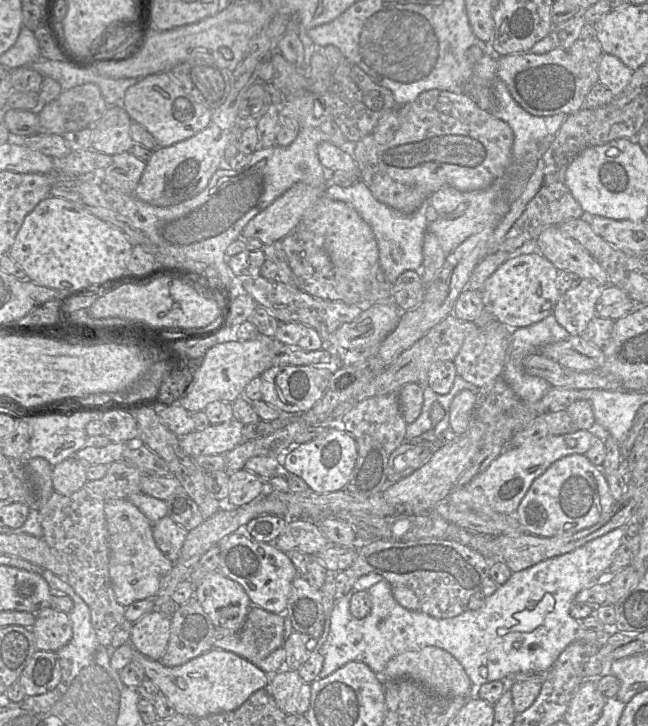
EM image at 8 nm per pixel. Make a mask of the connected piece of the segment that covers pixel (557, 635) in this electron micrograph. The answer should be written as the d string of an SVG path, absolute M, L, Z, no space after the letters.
M619 527L619 528L613 529L612 531L598 538L595 538L587 542L586 544L575 549L574 551L571 551L571 552L568 552L563 555L556 556L550 559L543 560L527 569L524 569L518 572L513 572L510 579L506 583L500 585L500 587L492 595L486 598L485 604L480 609L470 610L468 608L465 612L453 618L437 619L435 617L432 617L422 612L421 610L417 610L417 611L407 610L395 600L392 594L392 586L386 580L381 580L379 583L373 585L371 588L369 588L369 590L367 590L372 601L372 609L370 613L365 618L358 619L354 617L350 611L350 603L351 603L352 597L356 594L355 590L351 589L348 592L348 594L346 594L344 597L342 597L339 600L335 600L335 605L333 607L333 611L331 615L329 633L328 633L326 641L324 642L320 650L318 651L323 656L324 662L323 662L322 670L318 674L317 679L323 679L329 676L330 674L334 673L337 669L343 667L347 663L355 662L355 661L363 662L368 667L370 667L370 669L373 672L383 677L384 669L386 668L387 663L394 656L403 652L407 652L407 651L417 651L427 646L436 646L449 652L463 666L463 668L465 669L467 675L469 676L474 686L474 689L479 688L485 683L492 682L495 680L502 680L506 682L507 684L509 684L508 679L510 677L513 677L516 673L520 671L549 671L551 667L554 665L554 663L556 662L556 660L558 659L558 657L560 656L560 654L571 643L576 641L582 641L582 642L591 644L595 648L599 648L608 639L609 634L607 634L606 632L596 632L594 630L588 629L582 624L581 621L573 618L570 615L570 609L572 605L576 602L575 598L581 590L615 573L615 572L611 572L612 561L617 550L619 549L621 544L624 542L626 542L625 528Z

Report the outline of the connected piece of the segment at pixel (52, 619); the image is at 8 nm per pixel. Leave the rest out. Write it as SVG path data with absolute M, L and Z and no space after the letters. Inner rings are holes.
M51 606L36 614L35 624L30 629L38 650L58 652L71 641L73 636L68 614Z

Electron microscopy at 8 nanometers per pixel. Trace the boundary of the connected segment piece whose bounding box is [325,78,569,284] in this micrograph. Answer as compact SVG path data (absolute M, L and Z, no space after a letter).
M498 78L493 81L489 91L490 113L507 123L514 136L511 162L489 187L473 192L442 187L411 214L403 214L379 202L362 180L356 181L350 187L330 184L326 188L326 197L351 205L371 227L378 245L380 267L386 279L392 284L407 270L420 271L423 263L423 237L426 232L433 233L438 238L441 248L448 255L470 236L479 233L488 225L497 225L521 196L539 159L550 147L569 116L557 114L539 117L528 113L515 102L504 83Z

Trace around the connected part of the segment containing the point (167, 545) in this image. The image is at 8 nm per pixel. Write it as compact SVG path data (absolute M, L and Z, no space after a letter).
M168 515L153 524L153 537L158 548L173 563L179 559L187 533Z

